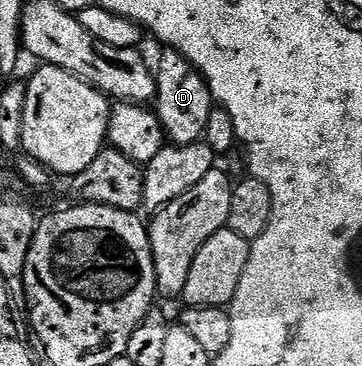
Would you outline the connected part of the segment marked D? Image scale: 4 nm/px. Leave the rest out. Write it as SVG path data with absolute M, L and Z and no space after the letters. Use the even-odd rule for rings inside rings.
M166 48L161 57L161 66L156 66L157 96L155 111L165 128L165 136L175 145L195 145L204 138L207 131L207 119L215 107L213 93L209 90L201 70L196 69L181 53Z

